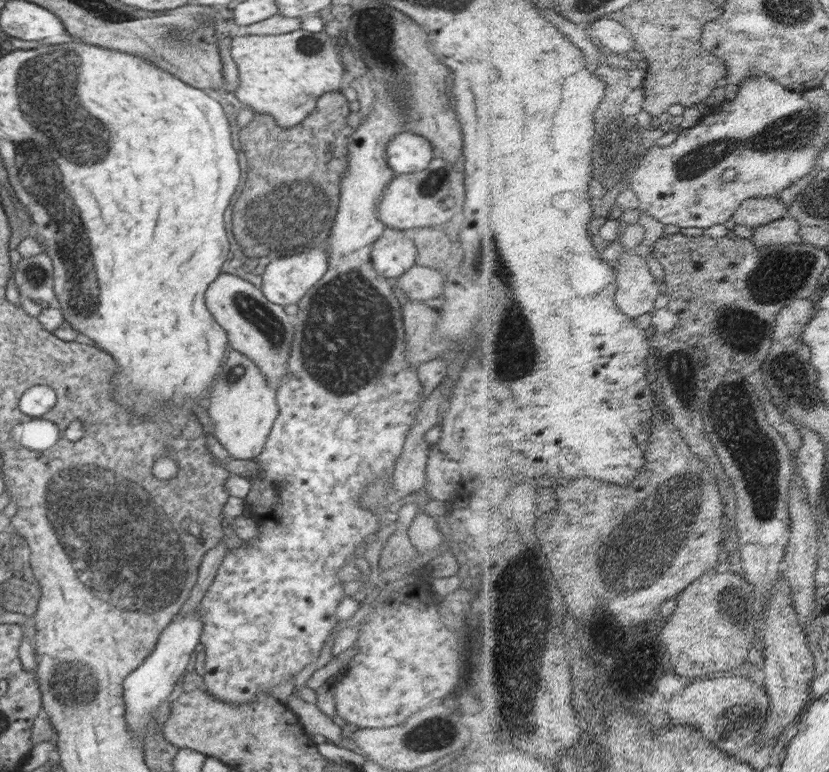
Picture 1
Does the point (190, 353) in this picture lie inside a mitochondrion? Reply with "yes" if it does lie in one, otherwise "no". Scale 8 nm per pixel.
no

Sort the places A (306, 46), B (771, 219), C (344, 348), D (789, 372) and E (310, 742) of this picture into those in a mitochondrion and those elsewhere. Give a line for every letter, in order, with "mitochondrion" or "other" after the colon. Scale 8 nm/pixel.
A: mitochondrion
B: other
C: mitochondrion
D: mitochondrion
E: other

